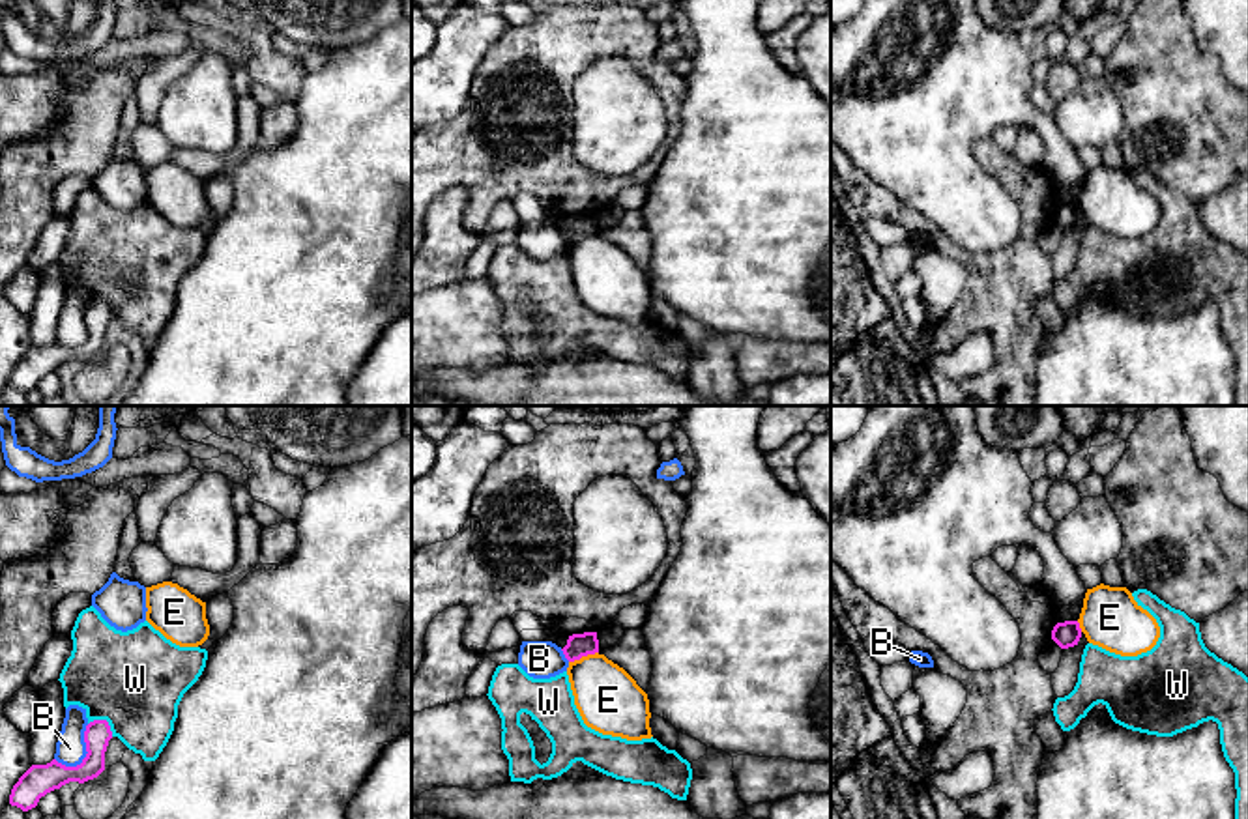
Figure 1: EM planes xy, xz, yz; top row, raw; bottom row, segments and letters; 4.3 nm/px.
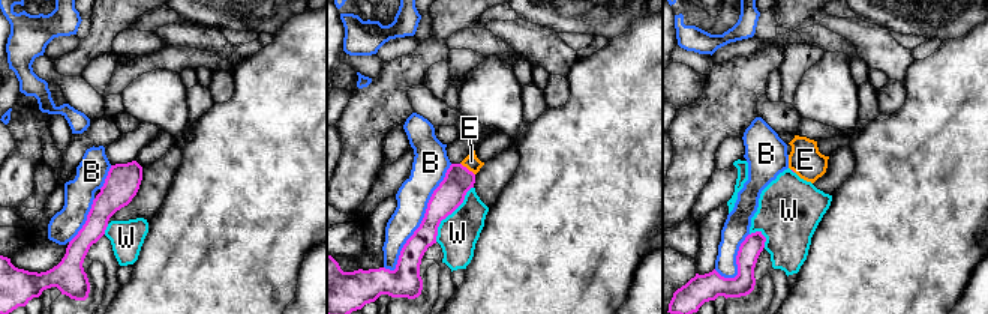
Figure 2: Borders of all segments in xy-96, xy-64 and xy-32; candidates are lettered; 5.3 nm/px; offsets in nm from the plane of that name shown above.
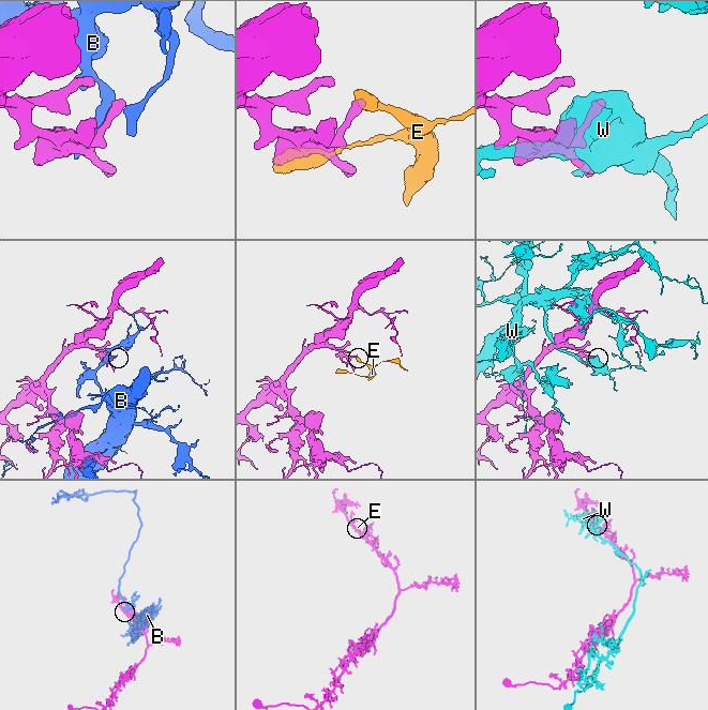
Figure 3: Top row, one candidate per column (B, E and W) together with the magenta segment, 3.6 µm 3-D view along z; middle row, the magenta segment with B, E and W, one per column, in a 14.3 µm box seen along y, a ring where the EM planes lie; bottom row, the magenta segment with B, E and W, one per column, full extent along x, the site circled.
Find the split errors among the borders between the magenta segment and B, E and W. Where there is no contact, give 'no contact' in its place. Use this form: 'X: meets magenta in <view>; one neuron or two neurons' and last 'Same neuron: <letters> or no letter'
B: meets magenta in xy; two neurons
E: meets magenta in xz; two neurons
W: meets magenta in xy; two neurons
Same neuron: no letter

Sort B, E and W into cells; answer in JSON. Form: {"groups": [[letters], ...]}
{"groups": [["B"], ["E"], ["W"]]}

